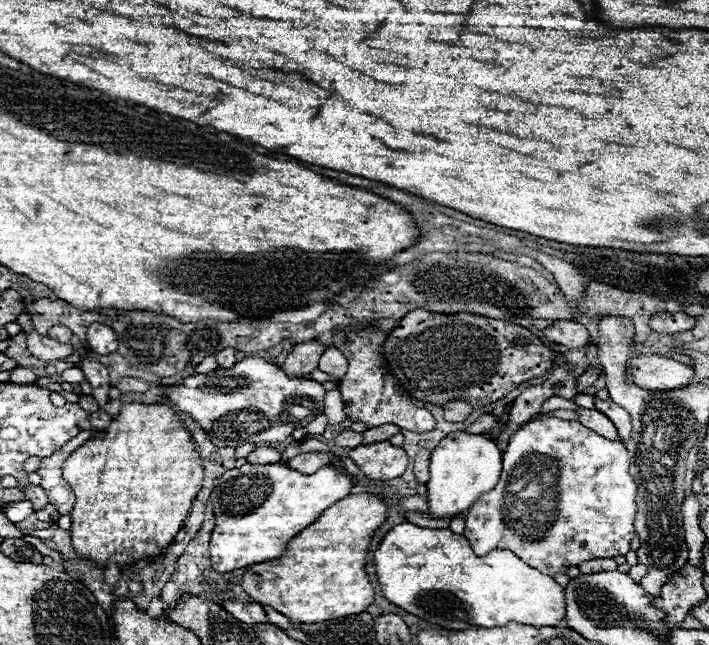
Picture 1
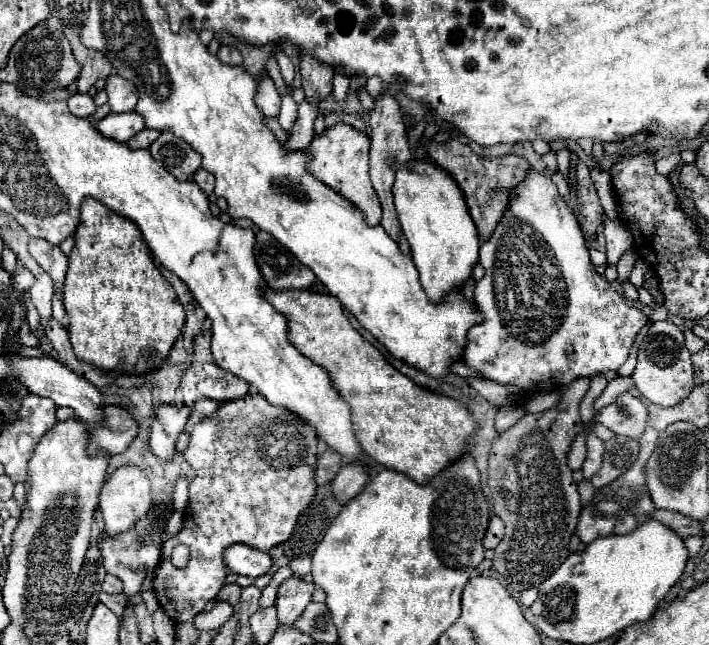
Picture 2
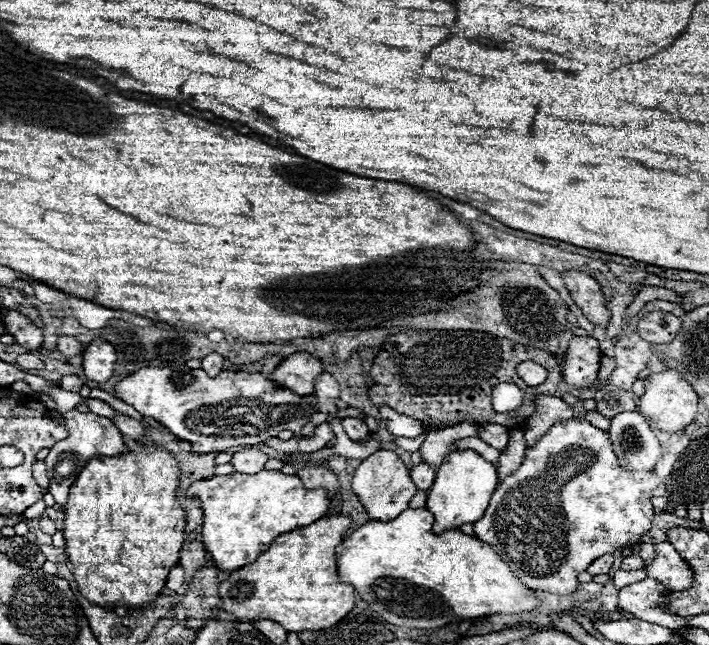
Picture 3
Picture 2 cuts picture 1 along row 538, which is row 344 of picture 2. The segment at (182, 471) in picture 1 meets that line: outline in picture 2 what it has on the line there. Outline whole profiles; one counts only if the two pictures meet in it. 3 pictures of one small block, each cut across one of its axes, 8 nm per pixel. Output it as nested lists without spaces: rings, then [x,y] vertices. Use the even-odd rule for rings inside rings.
[[[94,198],[82,202],[80,224],[74,232],[74,248],[68,256],[68,272],[64,280],[64,306],[68,316],[68,334],[76,356],[98,368],[112,370],[120,366],[120,358],[130,362],[136,350],[148,350],[166,358],[184,326],[184,308],[176,298],[174,288],[160,274],[150,248],[136,224]]]

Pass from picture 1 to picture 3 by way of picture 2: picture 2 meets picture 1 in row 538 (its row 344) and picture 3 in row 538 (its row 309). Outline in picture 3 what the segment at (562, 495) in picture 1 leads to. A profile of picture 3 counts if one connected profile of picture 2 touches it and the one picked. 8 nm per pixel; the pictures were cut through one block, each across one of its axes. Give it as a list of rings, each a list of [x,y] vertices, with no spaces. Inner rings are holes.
[[[570,418],[554,424],[534,448],[526,450],[526,458],[518,472],[498,484],[486,514],[474,524],[474,536],[490,544],[526,588],[572,594],[578,586],[578,574],[586,572],[596,558],[638,544],[650,530],[654,516],[650,498],[656,486],[658,476],[654,472],[626,472],[618,464],[604,430],[592,426],[588,420]]]

